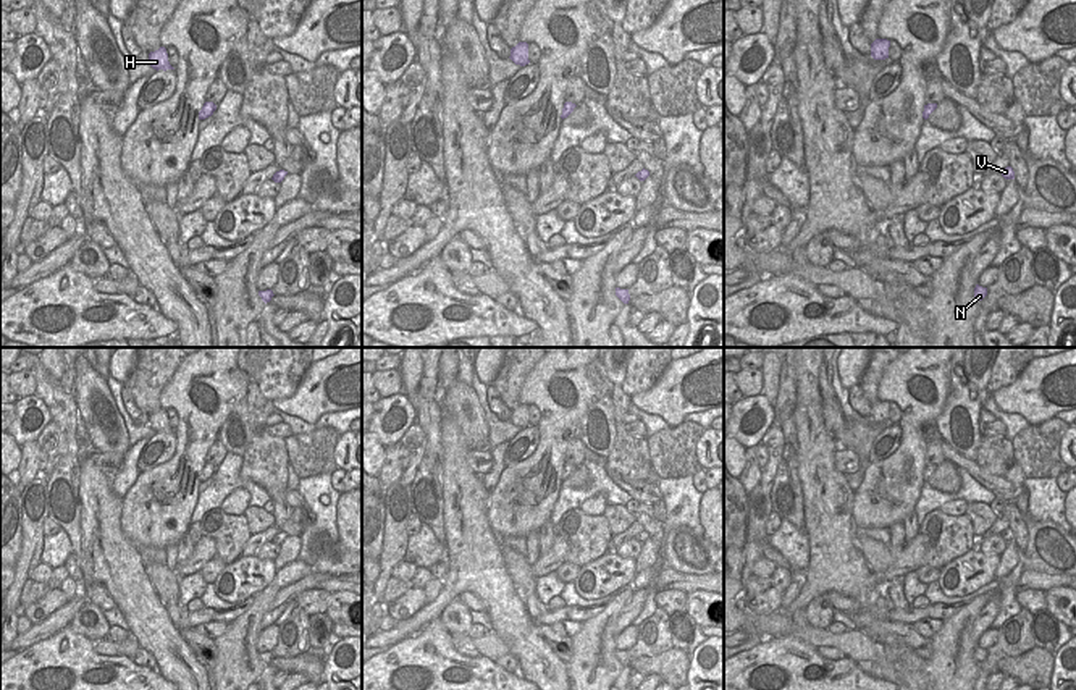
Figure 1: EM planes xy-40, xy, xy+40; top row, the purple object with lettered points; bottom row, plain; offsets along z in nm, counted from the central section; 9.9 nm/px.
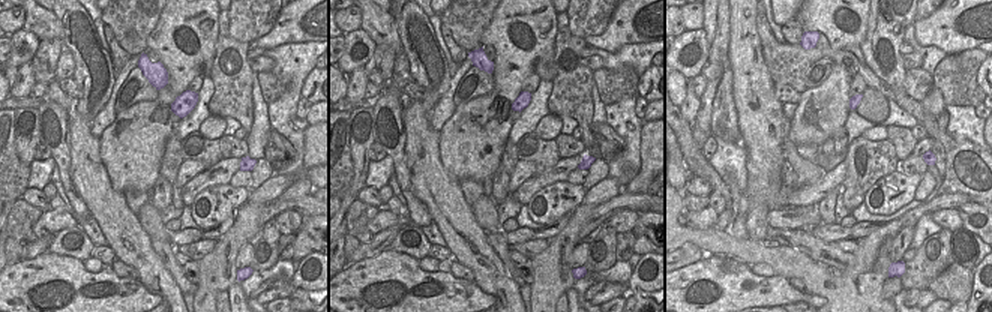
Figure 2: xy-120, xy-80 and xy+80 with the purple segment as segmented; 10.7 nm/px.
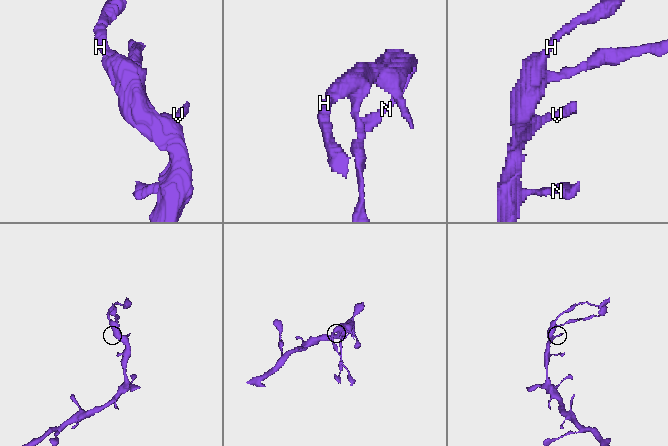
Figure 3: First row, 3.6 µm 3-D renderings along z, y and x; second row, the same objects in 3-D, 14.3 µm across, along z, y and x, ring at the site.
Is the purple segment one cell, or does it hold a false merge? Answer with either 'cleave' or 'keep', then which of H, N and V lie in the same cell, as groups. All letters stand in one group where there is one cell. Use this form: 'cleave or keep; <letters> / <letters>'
keep; H N V

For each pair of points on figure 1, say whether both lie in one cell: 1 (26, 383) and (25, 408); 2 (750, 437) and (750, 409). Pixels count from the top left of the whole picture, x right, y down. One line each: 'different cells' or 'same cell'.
1: different cells
2: same cell

